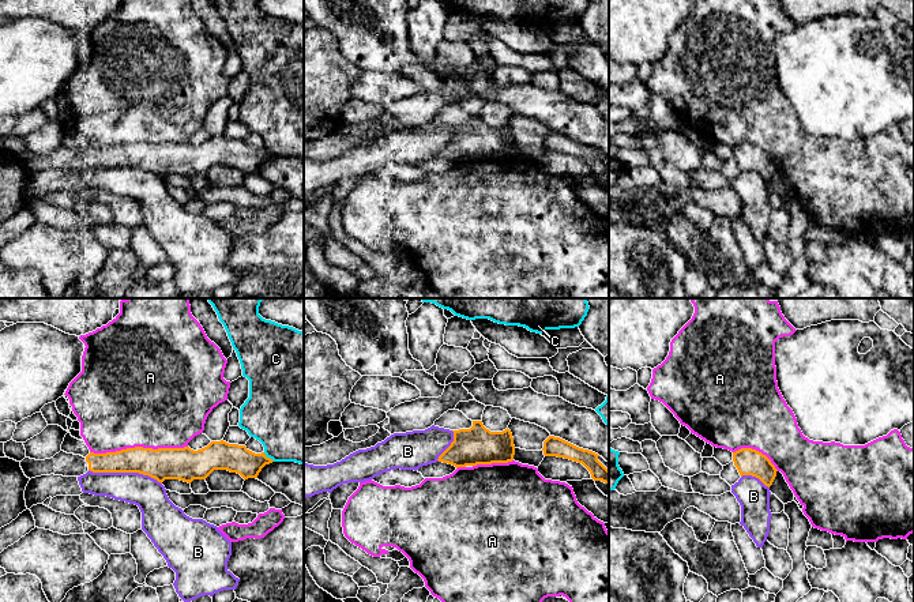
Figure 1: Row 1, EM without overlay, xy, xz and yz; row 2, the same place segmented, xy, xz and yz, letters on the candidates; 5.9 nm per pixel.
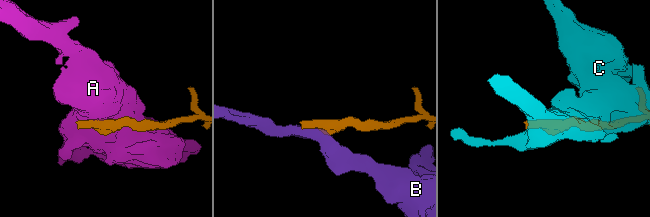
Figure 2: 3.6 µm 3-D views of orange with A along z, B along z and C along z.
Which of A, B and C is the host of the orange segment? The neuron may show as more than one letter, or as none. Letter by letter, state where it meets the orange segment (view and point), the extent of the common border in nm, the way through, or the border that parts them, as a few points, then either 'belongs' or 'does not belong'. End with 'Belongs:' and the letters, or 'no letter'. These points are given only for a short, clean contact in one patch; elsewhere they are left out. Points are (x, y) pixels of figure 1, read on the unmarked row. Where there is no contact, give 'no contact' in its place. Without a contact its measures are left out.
A: meets orange in xy at (138, 142); contact 600 nm long; does not belong
B: meets orange in xy at (125, 166); contact 440 nm long; border along xy (89, 164), (93, 166), (138, 166), (155, 173), (161, 179); does not belong
C: meets orange in xy at (269, 153); contact 90 nm long; does not belong
Belongs: no letter

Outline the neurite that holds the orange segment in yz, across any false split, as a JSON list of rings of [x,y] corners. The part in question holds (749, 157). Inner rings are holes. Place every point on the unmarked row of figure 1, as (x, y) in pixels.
[[[741,143],[733,147],[733,157],[741,172],[756,172],[768,183],[772,180],[776,172],[778,165],[771,155],[756,144]]]

